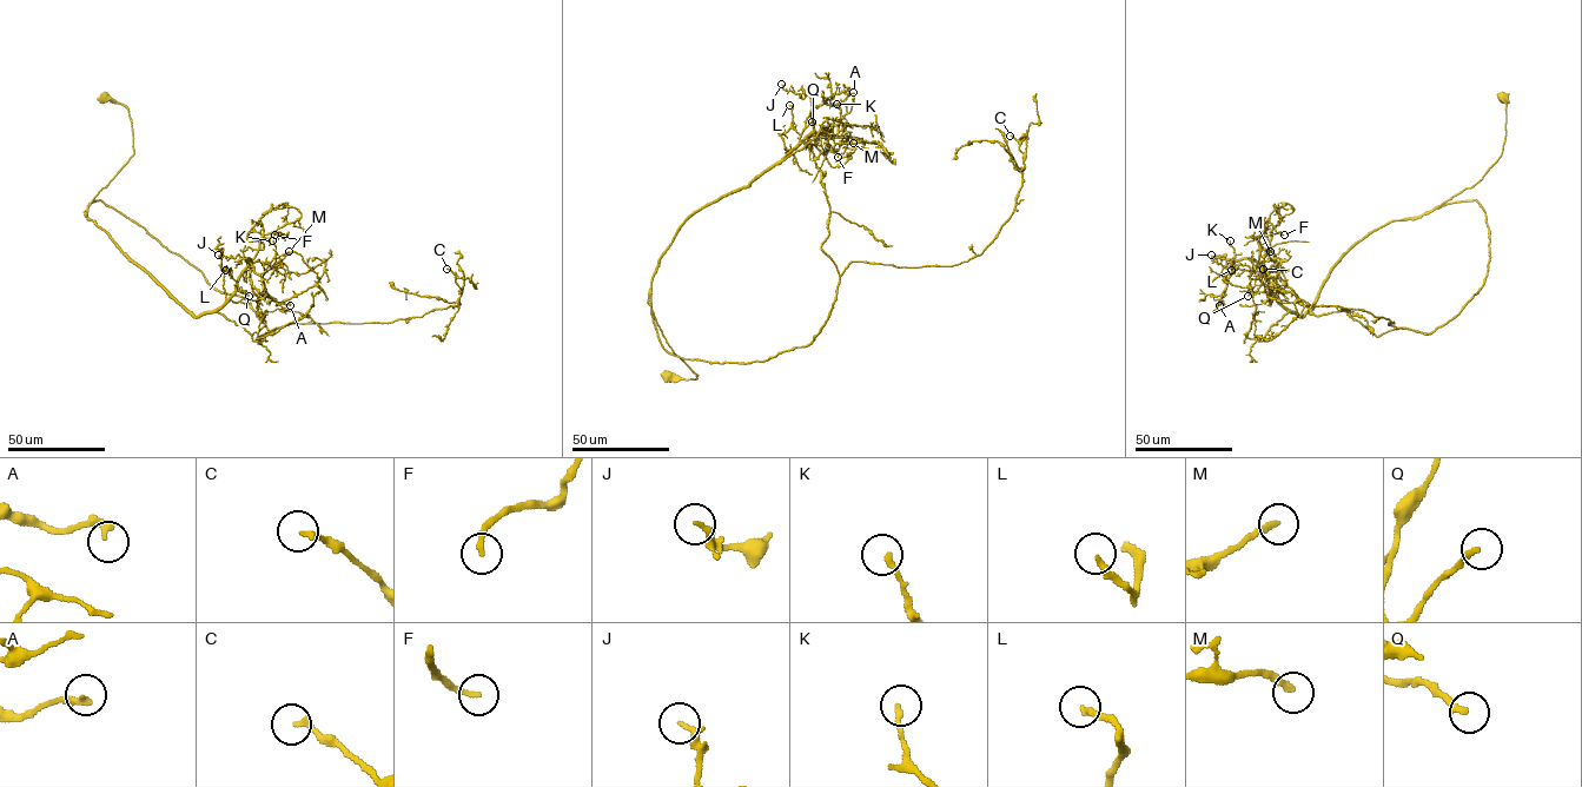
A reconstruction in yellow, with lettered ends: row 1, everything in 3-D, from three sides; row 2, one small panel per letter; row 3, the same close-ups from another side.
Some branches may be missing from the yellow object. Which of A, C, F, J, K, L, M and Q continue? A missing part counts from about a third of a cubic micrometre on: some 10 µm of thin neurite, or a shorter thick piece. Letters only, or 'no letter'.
A, F, M, Q

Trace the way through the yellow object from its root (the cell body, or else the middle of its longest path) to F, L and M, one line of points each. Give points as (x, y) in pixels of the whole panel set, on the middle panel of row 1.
F: (667, 377), (697, 376), (668, 345), (652, 308), (652, 278), (677, 229), (812, 133), (848, 132), (838, 157)
L: (667, 377), (697, 375), (674, 352), (652, 311), (659, 260), (690, 216), (746, 187), (798, 144), (789, 105)
M: (667, 377), (697, 376), (652, 308), (652, 278), (677, 229), (812, 133), (836, 151), (853, 143)

